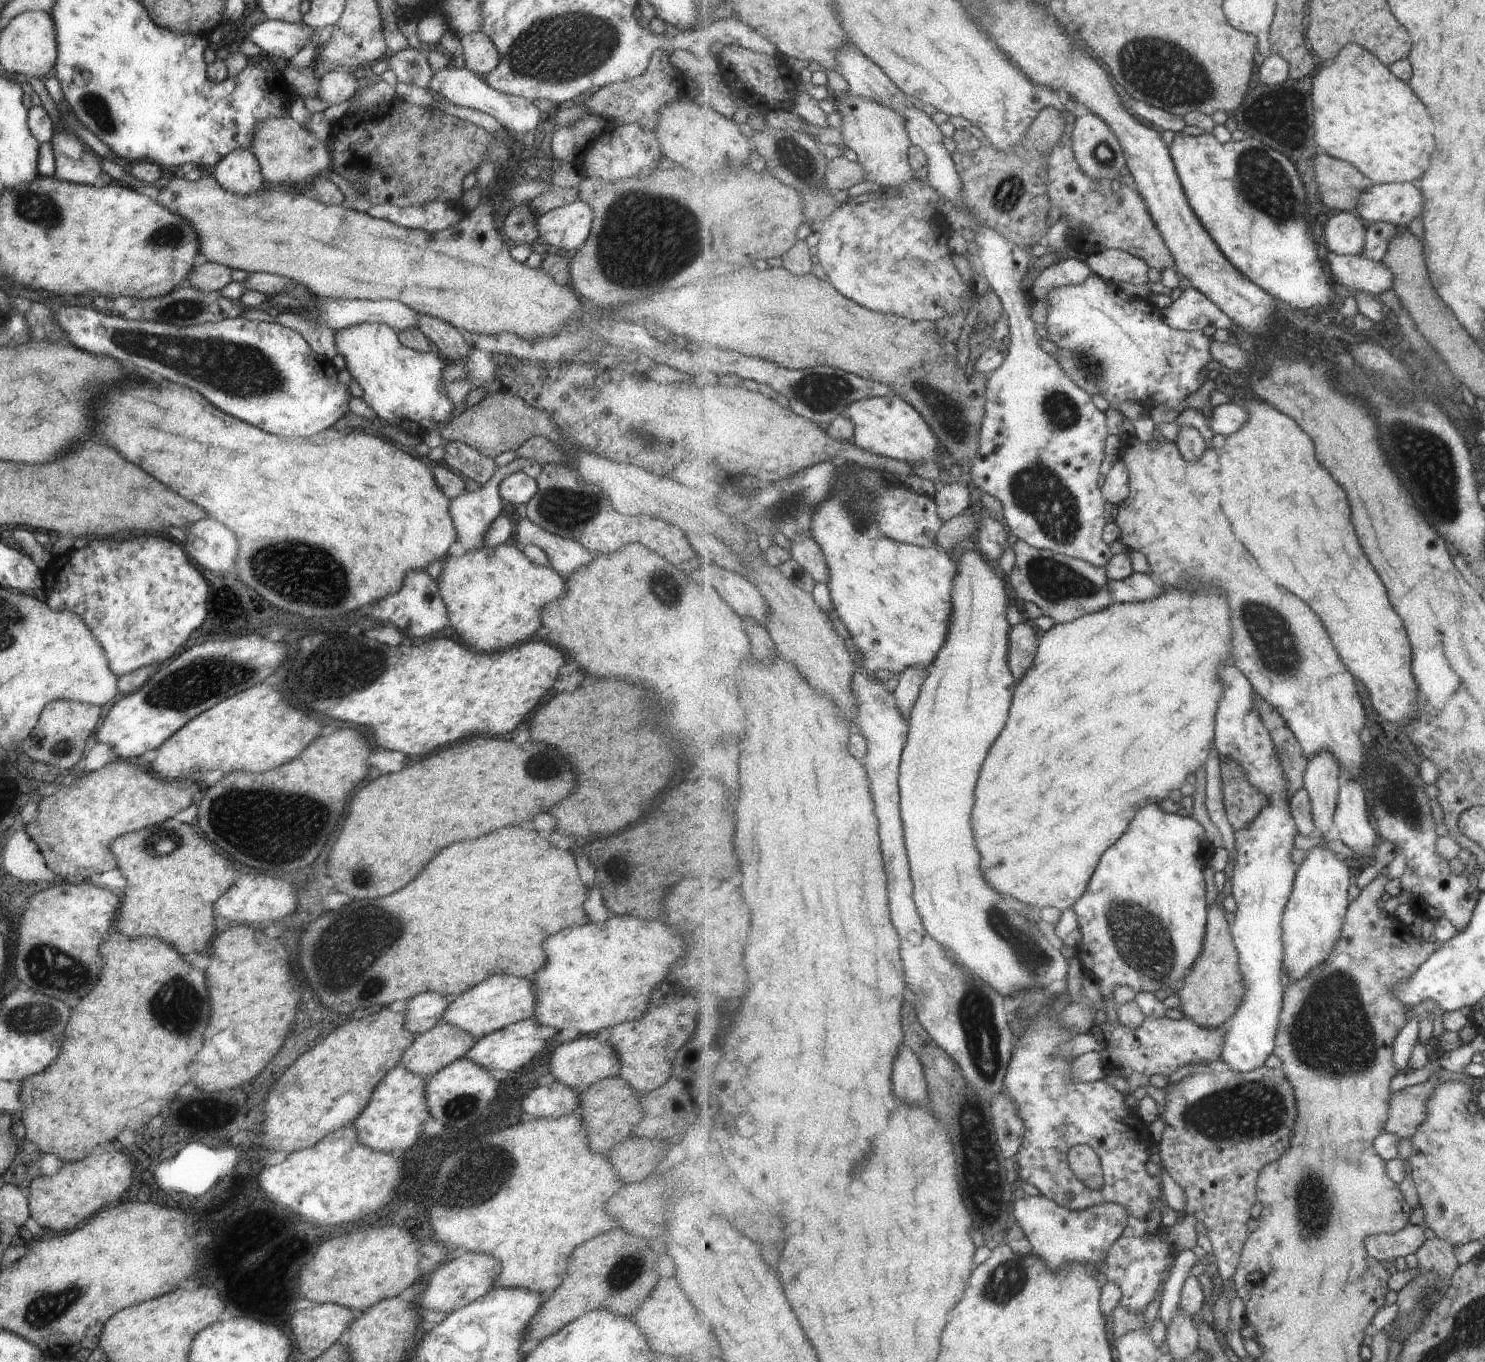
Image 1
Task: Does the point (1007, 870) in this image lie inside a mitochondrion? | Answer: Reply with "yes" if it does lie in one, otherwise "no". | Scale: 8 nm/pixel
no

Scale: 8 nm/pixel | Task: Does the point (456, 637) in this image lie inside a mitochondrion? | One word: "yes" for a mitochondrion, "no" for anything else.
no

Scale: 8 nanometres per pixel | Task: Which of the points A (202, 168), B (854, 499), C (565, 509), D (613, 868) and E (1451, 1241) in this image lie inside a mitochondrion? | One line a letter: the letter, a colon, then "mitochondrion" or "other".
A: other
B: mitochondrion
C: mitochondrion
D: other
E: other

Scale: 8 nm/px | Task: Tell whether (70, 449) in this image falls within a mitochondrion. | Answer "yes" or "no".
no

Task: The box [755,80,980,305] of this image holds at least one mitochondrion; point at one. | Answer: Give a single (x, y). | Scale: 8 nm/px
(788, 152)

